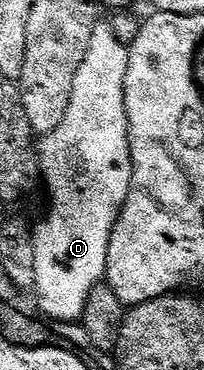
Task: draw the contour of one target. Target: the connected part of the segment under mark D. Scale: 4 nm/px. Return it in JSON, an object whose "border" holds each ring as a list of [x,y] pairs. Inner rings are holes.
{"border":[[[106,22],[96,23],[89,50],[85,50],[85,58],[73,78],[69,108],[59,125],[37,144],[41,180],[45,188],[47,184],[51,209],[47,220],[33,228],[33,295],[39,303],[38,311],[48,321],[78,321],[92,289],[107,274],[111,231],[119,220],[133,178],[125,114],[128,66],[128,45],[113,38],[113,30]]]}

